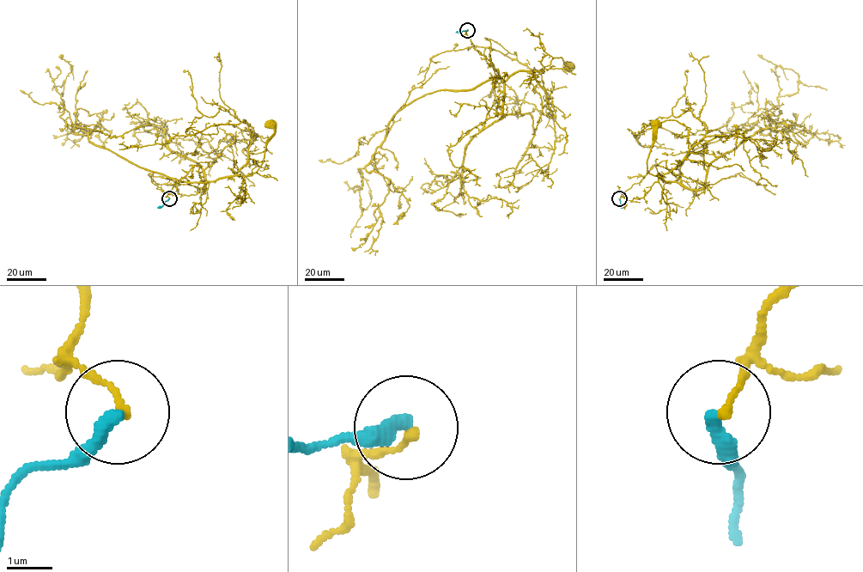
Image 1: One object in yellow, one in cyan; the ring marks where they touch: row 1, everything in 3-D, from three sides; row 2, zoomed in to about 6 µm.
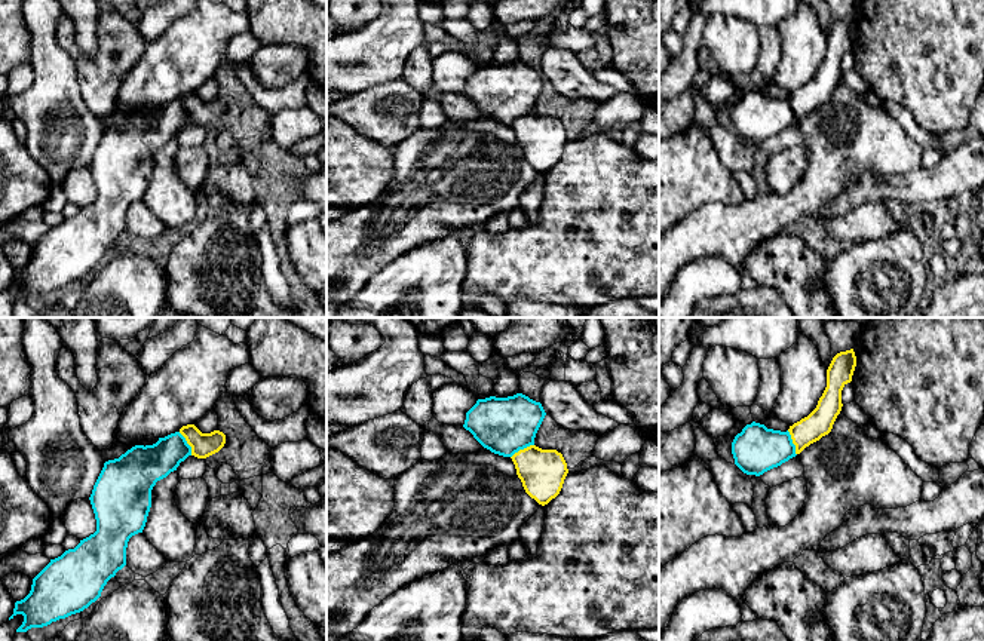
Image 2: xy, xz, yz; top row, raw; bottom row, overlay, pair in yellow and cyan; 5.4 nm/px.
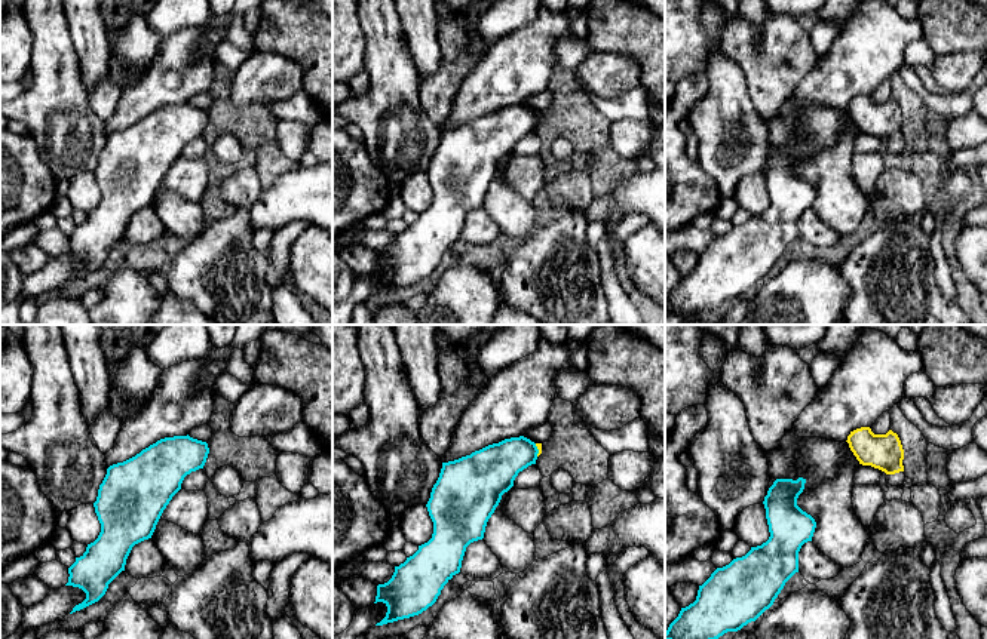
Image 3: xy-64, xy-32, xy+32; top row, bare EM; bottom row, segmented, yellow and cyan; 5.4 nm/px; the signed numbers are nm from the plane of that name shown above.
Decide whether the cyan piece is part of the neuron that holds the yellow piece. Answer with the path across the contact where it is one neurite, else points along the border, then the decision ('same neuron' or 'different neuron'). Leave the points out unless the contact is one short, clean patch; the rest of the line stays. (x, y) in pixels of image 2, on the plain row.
along yz (787, 98), (796, 122) | different neuron

